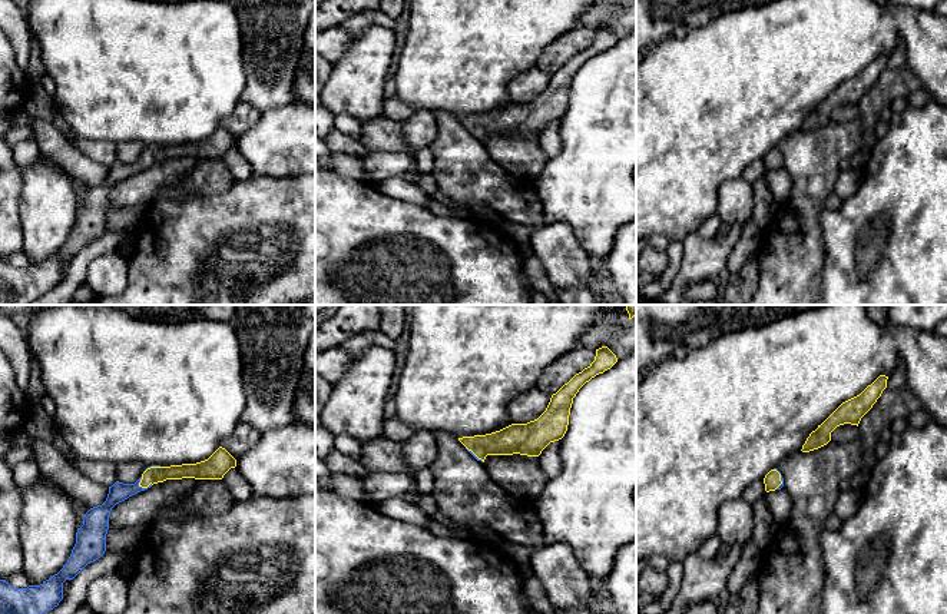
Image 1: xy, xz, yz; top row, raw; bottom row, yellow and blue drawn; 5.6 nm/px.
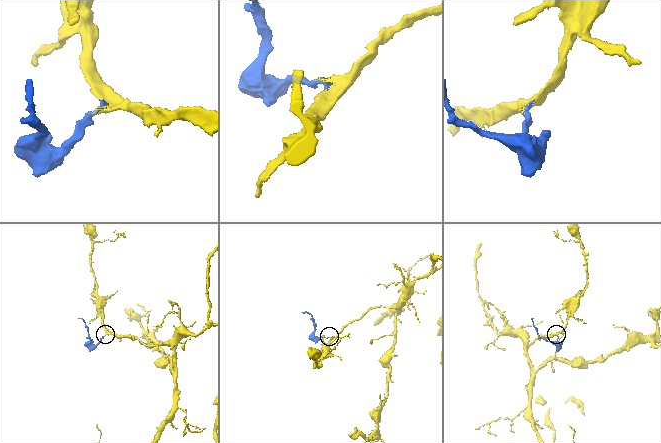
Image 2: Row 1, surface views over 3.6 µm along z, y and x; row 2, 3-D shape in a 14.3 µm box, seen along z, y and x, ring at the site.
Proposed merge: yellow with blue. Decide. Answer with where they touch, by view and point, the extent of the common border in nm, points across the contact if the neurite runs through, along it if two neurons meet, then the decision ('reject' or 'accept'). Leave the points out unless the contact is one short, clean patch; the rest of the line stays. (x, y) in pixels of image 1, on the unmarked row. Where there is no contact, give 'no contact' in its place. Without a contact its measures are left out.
meets yellow in xy at (145, 166); contact 90 nm long; runs through xy (152, 155), (145, 166), (119, 171); accept

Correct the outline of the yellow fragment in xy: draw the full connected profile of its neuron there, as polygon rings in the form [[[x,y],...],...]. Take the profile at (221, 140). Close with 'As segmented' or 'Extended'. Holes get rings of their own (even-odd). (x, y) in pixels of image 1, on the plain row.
[[[219,126],[208,139],[196,143],[148,146],[135,163],[116,160],[102,185],[90,187],[77,208],[76,223],[63,248],[40,265],[14,268],[0,259],[0,305],[32,305],[63,279],[63,262],[73,259],[87,243],[106,230],[106,213],[112,187],[129,176],[166,159],[222,159],[236,146],[236,139]]]. Extended

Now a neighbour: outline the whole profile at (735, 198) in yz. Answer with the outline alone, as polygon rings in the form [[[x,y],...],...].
[[[742,177],[726,180],[718,190],[716,215],[724,228],[748,223],[754,213],[754,187]]]

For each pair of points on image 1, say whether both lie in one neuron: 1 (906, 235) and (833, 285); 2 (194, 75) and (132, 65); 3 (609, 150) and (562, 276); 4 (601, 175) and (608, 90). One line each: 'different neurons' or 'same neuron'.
1: same neuron
2: same neuron
3: different neurons
4: same neuron

